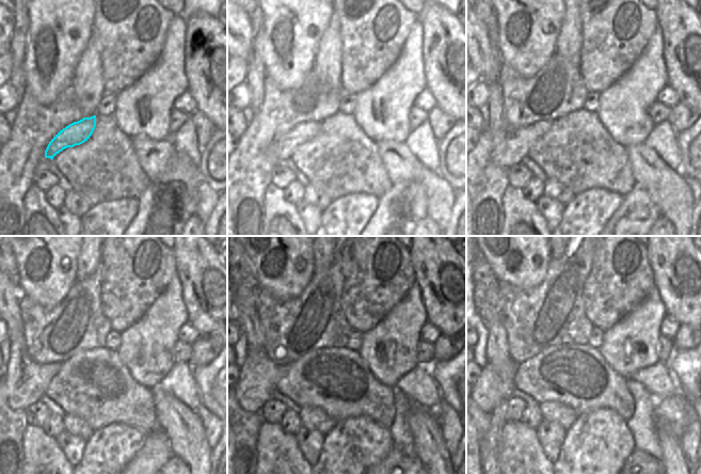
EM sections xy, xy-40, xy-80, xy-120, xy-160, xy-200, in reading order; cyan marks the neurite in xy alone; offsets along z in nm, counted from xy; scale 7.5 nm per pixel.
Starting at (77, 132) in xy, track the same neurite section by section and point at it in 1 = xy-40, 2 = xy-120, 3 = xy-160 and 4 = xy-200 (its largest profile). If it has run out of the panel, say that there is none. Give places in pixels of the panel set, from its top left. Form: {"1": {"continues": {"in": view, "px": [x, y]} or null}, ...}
{"1": {"continues": {"in": "xy-40", "px": [305, 130]}}, "2": {"continues": {"in": "xy-120", "px": [22, 390]}}, "3": {"continues": {"in": "xy-160", "px": [253, 389]}}, "4": {"continues": {"in": "xy-200", "px": [492, 388]}}}

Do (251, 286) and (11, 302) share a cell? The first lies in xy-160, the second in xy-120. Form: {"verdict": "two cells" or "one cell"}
{"verdict": "two cells"}

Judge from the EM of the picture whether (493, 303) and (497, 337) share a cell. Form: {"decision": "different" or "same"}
{"decision": "different"}

